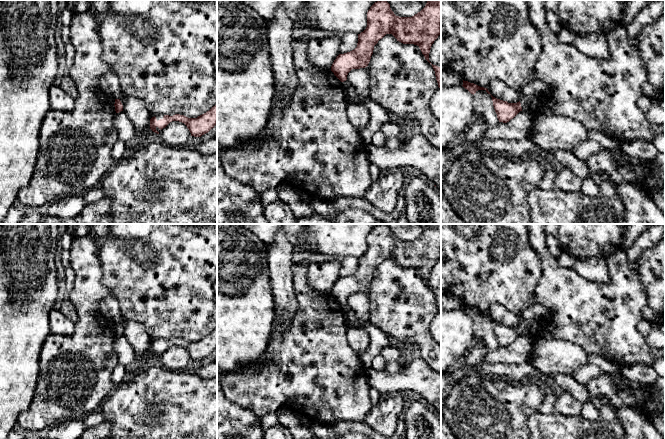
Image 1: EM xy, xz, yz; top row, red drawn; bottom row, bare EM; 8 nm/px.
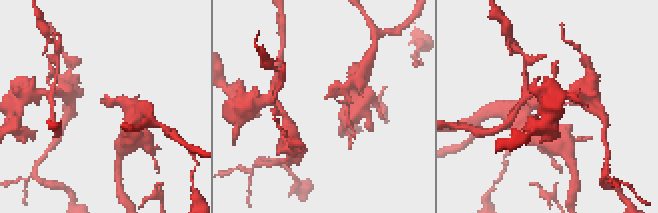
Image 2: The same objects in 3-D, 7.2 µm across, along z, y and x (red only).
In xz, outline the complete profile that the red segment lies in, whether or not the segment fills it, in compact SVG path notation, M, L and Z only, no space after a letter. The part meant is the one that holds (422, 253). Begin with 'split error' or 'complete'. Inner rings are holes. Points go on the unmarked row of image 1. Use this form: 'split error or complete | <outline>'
split error | M378 224L367 236L367 251L358 258L357 271L339 278L331 295L342 306L347 324L356 322L347 299L352 293L368 290L374 270L386 258L392 258L403 268L417 269L425 283L429 285L432 268L441 258L441 224L428 224L425 231L412 241L399 241L394 238L386 224Z

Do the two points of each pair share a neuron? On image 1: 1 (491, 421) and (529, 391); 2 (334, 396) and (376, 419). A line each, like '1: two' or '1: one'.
1: one
2: two

